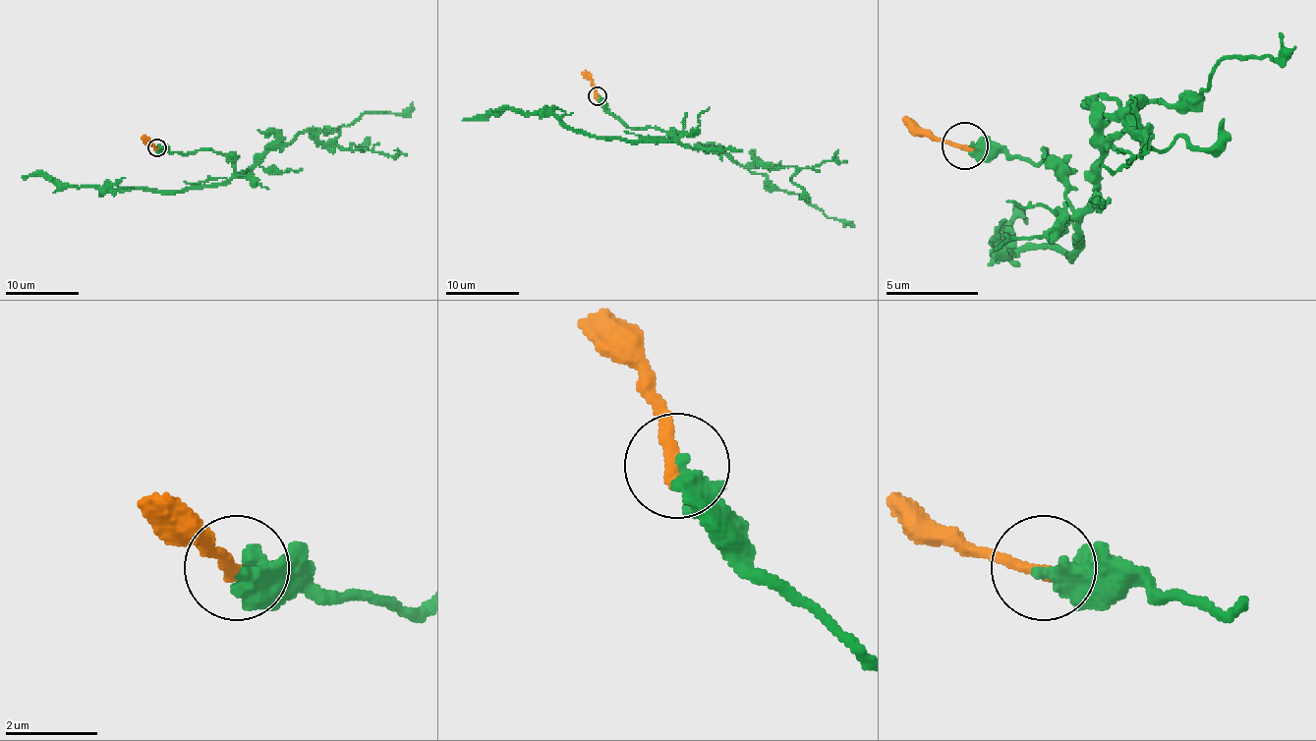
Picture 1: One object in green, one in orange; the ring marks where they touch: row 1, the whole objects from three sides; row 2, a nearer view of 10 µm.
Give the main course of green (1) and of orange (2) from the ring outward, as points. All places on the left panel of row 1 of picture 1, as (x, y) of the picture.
1: (156, 148), (220, 151), (233, 164), (233, 174), (220, 183), (180, 191), (58, 185), (47, 176), (22, 178)
2: (156, 148), (144, 137)

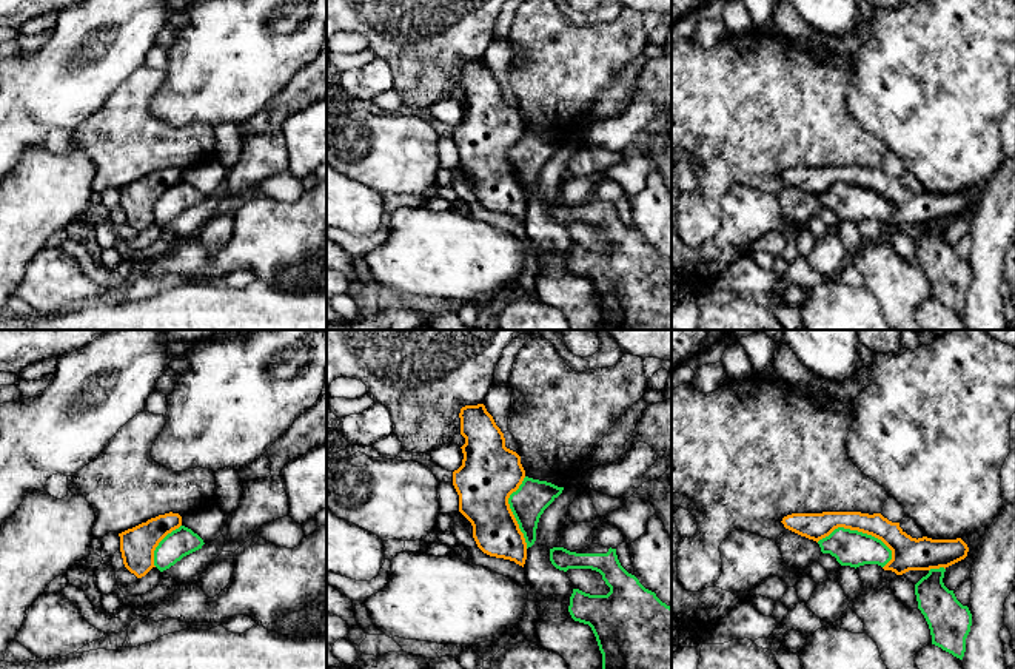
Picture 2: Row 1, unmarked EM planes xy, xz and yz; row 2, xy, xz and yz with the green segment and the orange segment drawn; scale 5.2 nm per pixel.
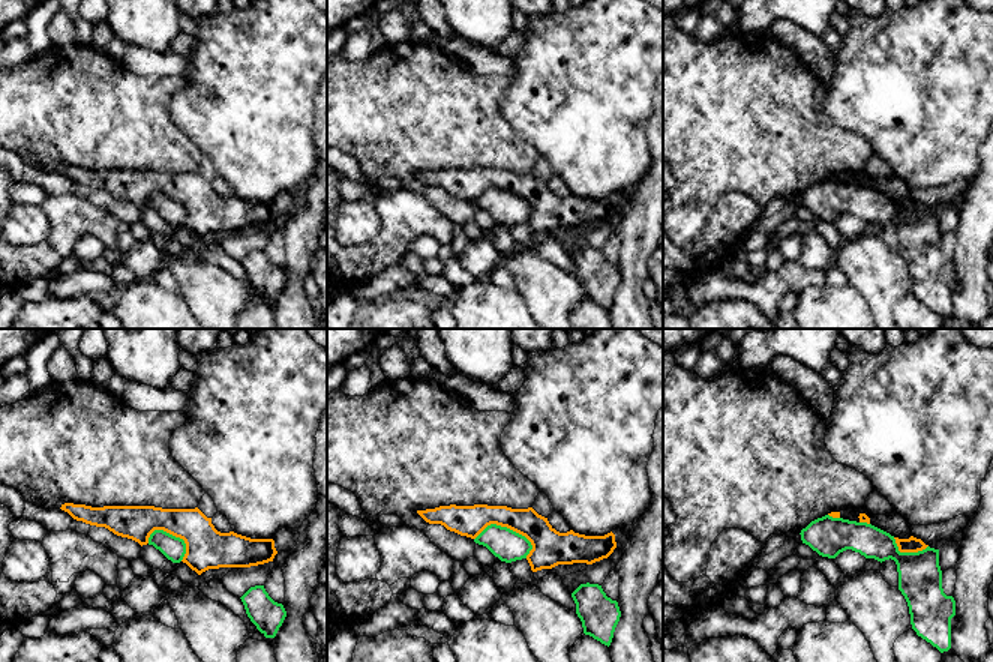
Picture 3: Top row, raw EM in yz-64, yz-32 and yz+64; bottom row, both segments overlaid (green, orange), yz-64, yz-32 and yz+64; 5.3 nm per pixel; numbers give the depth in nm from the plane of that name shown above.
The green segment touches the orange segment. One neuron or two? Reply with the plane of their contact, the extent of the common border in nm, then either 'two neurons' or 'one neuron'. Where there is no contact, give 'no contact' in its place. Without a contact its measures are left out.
meets green in yz; contact 400 nm long; two neurons

